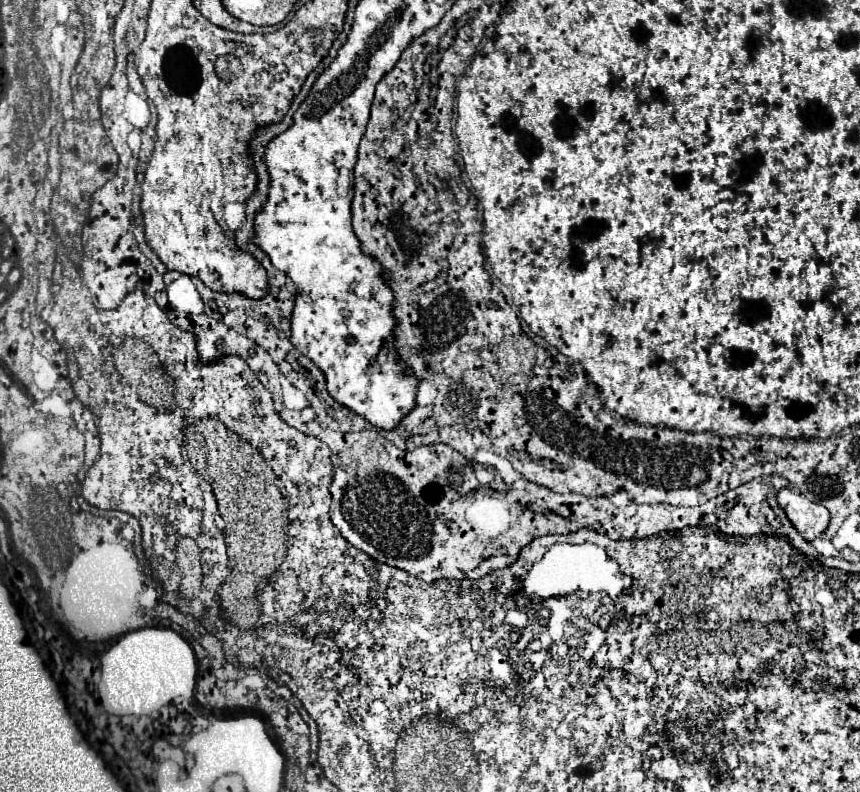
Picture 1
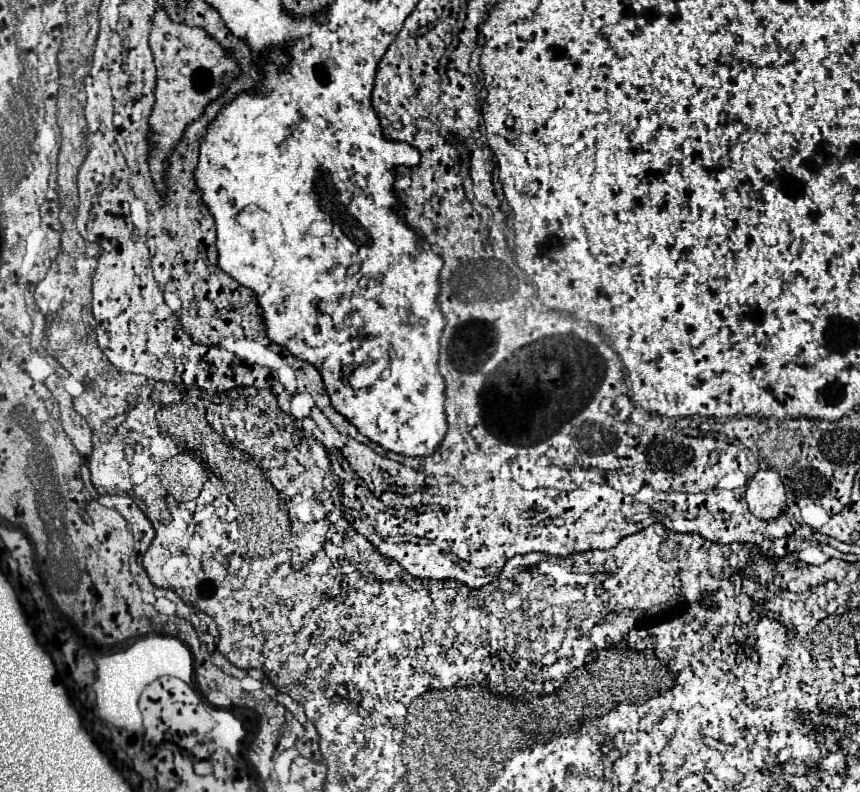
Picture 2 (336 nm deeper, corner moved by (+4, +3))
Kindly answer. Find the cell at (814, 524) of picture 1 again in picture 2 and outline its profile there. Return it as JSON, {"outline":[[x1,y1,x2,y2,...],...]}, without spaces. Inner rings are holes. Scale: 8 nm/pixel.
{"outline":[[759,471,747,485,747,503,755,517,763,521,777,519,787,509,785,487,777,471]]}

